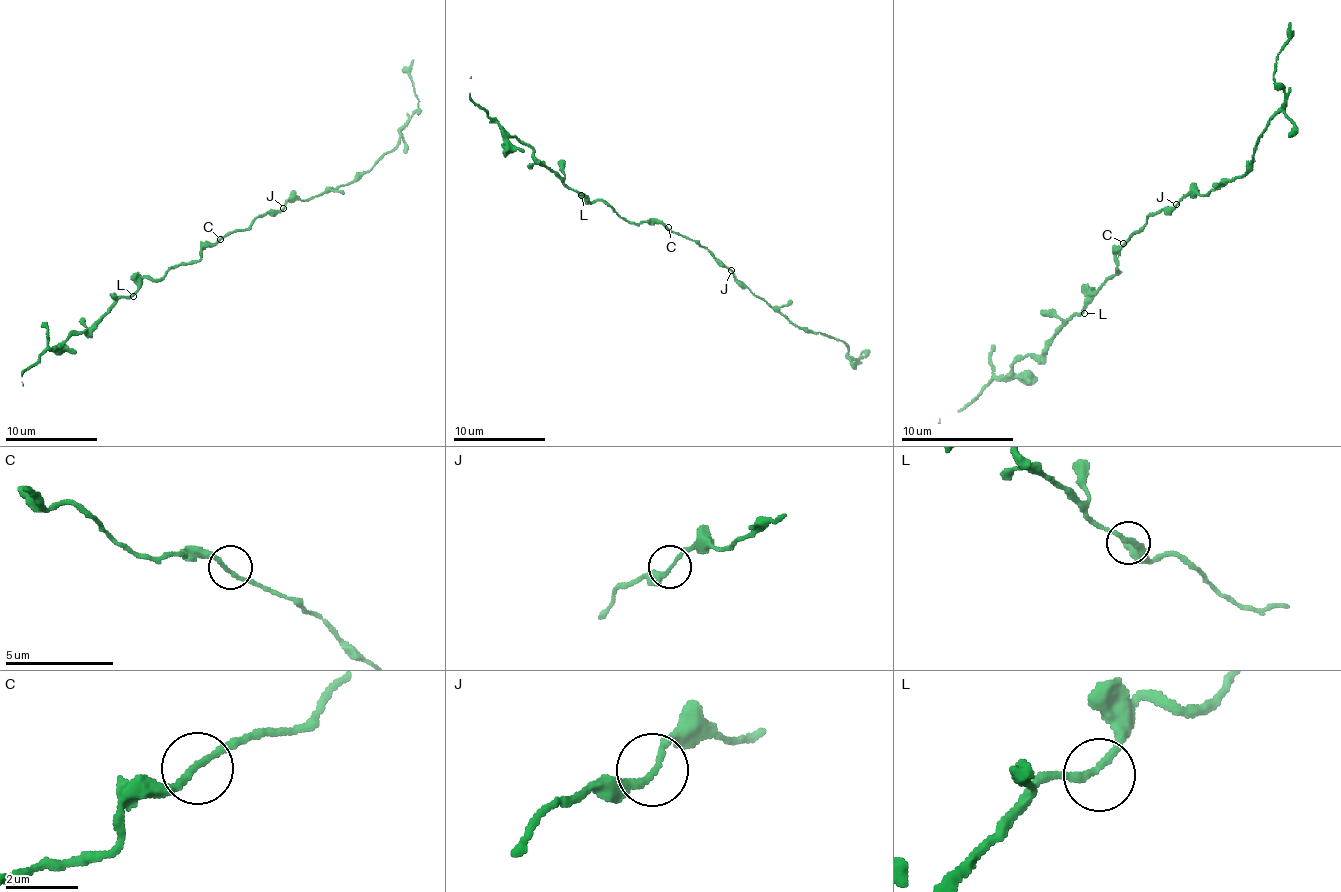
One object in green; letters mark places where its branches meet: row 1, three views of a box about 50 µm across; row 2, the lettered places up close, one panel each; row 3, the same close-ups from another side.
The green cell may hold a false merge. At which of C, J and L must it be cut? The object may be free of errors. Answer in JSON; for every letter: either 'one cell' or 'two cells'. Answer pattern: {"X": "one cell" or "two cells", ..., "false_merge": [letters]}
{"C": "one cell", "J": "two cells", "L": "one cell", "false_merge": ["J"]}

